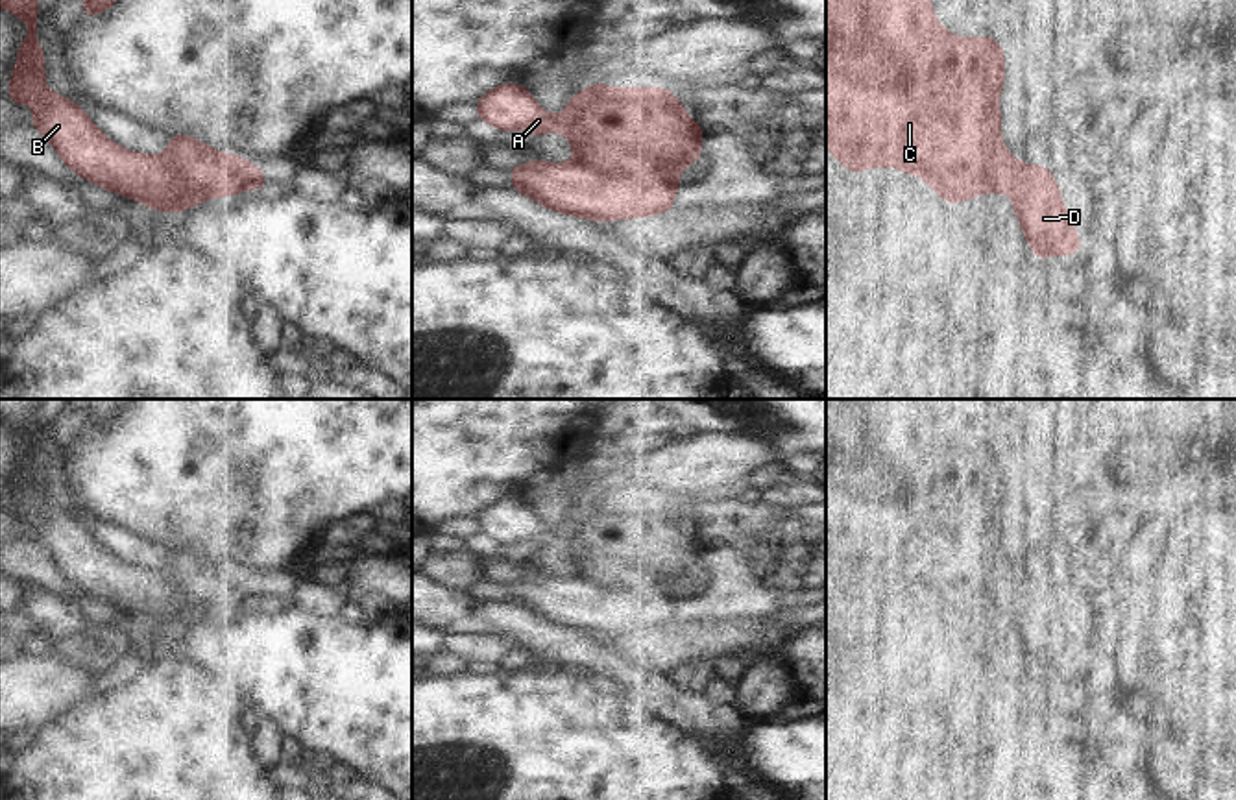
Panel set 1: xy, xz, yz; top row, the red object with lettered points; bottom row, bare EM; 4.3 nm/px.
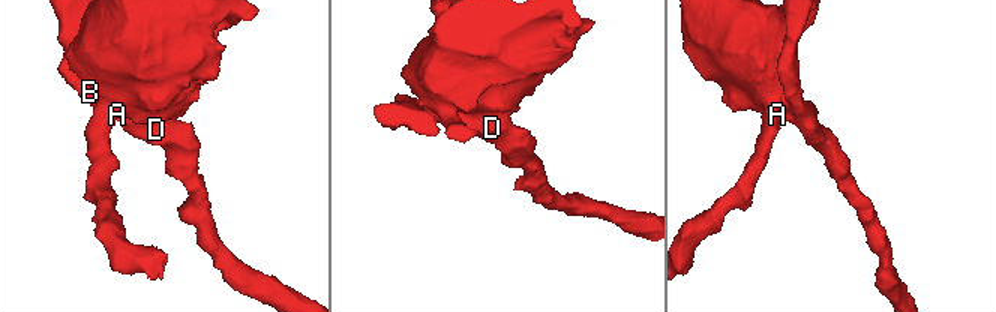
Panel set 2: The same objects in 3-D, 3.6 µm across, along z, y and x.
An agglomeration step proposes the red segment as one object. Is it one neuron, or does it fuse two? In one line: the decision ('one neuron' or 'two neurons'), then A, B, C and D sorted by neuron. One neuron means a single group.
two neurons; groups A C / B D

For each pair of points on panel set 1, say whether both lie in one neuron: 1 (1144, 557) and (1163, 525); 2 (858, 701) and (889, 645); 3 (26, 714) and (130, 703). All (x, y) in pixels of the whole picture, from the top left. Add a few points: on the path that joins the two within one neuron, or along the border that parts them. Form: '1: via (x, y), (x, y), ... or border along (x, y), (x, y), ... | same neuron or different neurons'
1: via (1151, 549), (1161, 533) | same neuron
2: border along (852, 666), (902, 708) | different neurons
3: border along (91, 693), (36, 728) | different neurons

